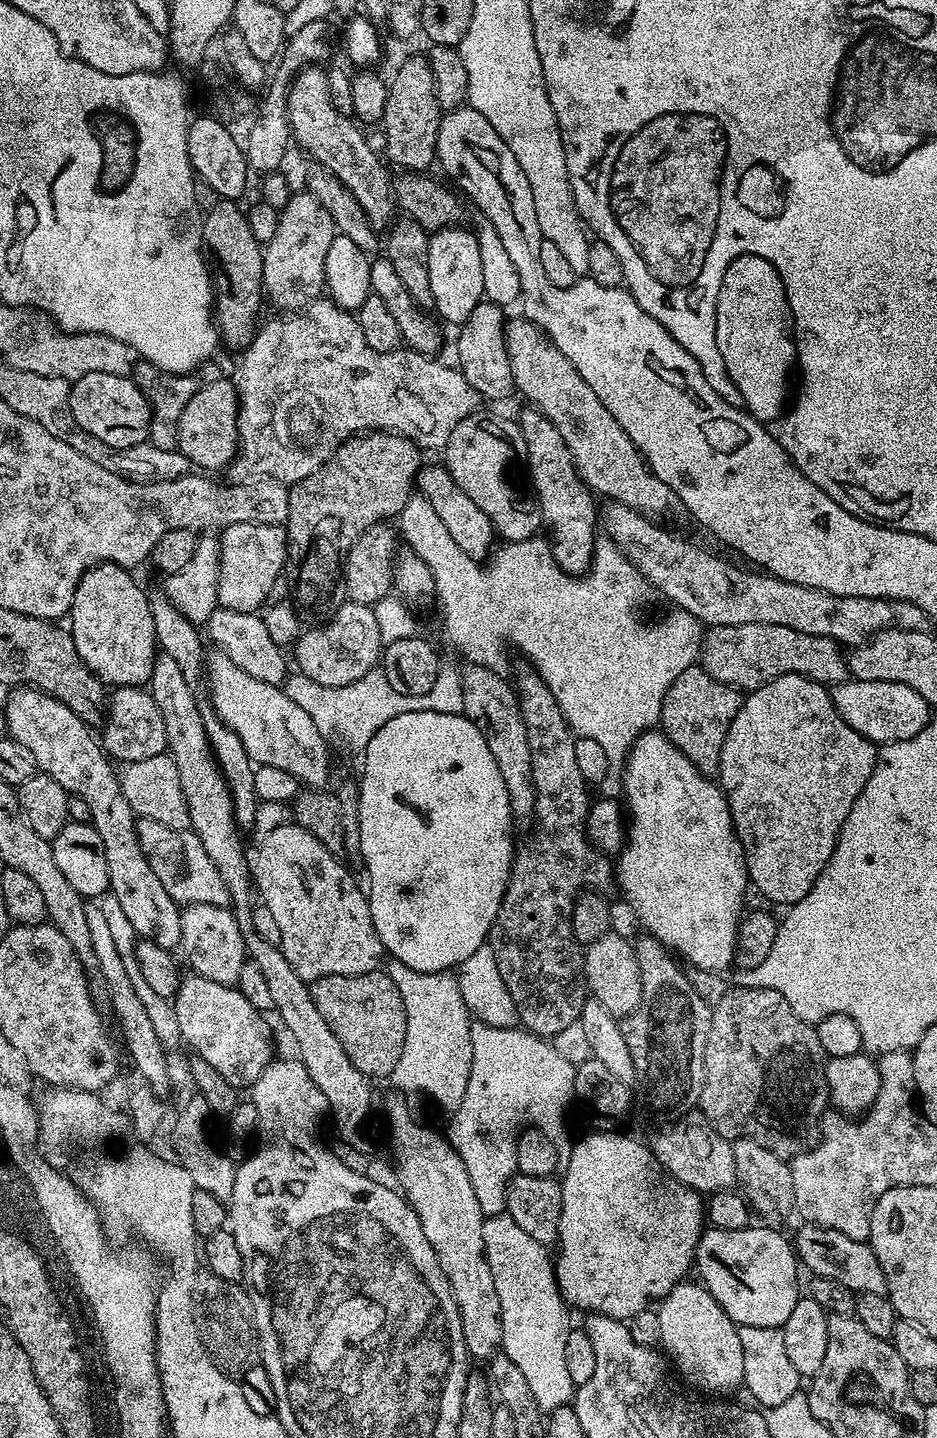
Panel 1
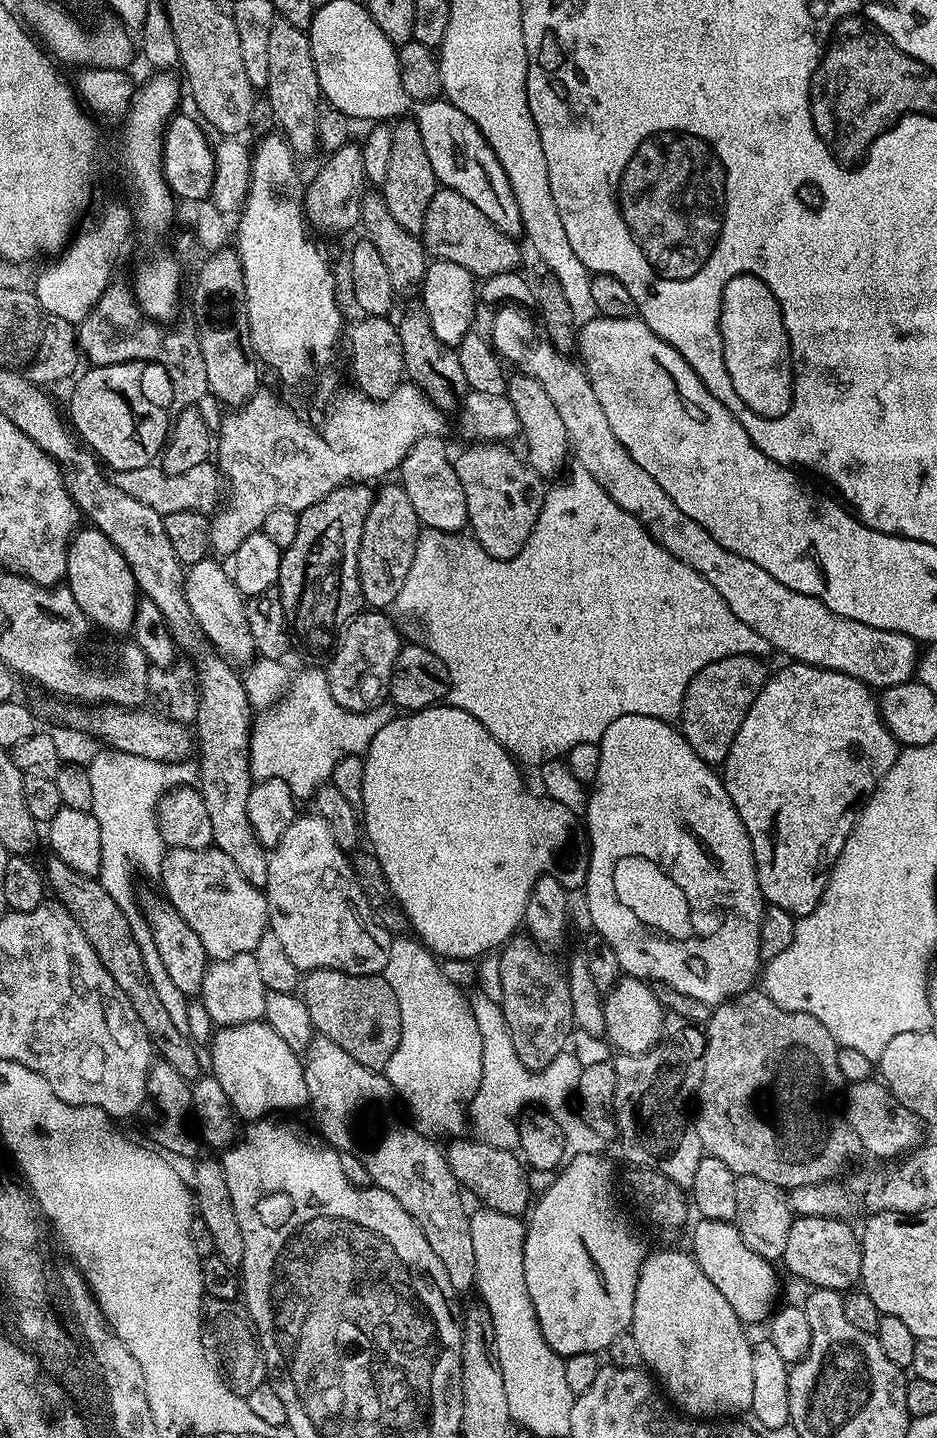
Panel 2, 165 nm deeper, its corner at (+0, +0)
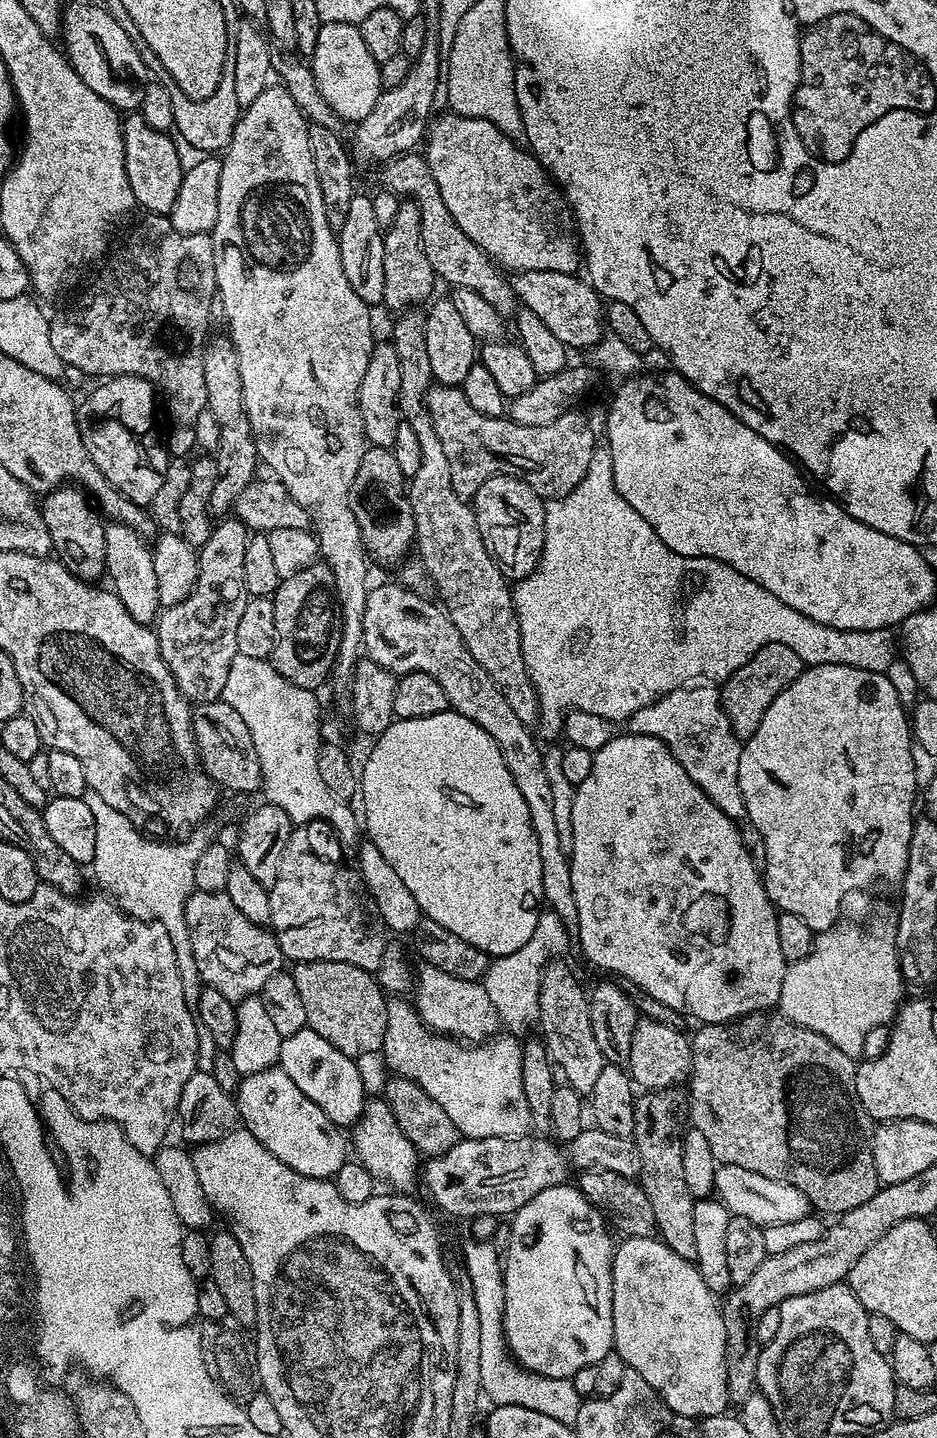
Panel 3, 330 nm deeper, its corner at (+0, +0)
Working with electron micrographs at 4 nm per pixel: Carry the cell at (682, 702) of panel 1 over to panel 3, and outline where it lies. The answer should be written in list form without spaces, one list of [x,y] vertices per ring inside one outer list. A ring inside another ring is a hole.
[[[770,642],[723,681],[720,701],[734,734],[741,742],[749,740],[754,730],[758,730],[758,722],[762,722],[762,714],[766,714],[770,702],[774,702],[776,695],[790,682],[794,682],[794,678],[798,678],[805,667],[802,658],[798,658],[790,646],[782,646],[782,642]]]

